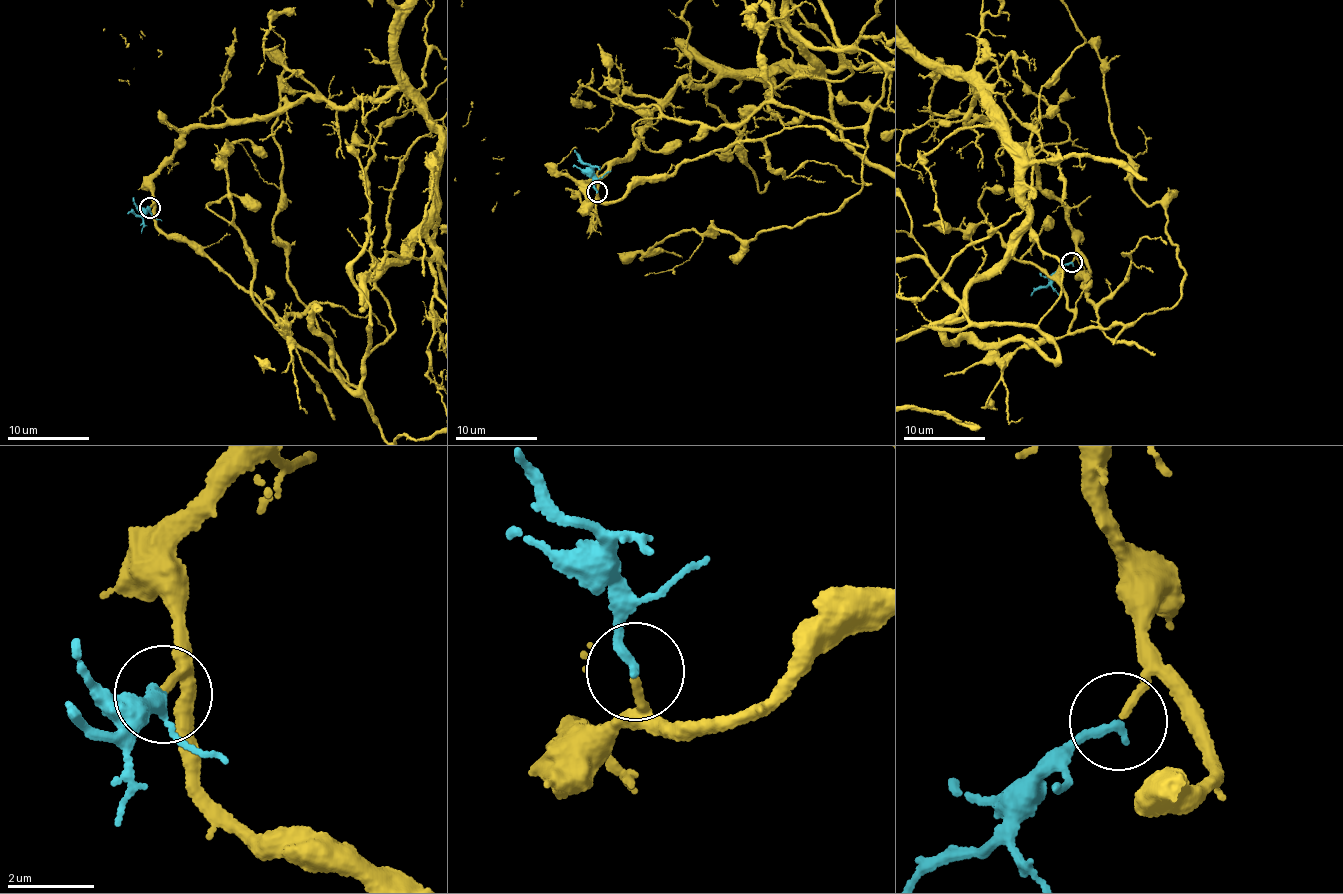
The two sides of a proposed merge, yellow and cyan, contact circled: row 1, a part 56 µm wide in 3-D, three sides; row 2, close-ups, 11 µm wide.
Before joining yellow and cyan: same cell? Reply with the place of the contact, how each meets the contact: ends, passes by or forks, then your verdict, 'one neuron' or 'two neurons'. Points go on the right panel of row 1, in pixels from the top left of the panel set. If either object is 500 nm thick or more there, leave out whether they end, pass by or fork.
place (1071, 262); yellow ends; cyan ends; one neuron

